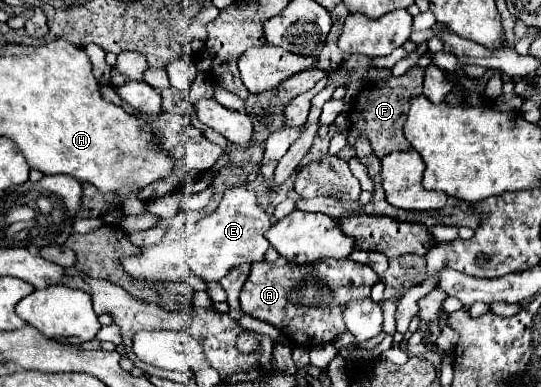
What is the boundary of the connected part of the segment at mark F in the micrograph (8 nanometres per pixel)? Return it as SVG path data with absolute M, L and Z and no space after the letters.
M416 64L402 76L390 76L384 80L374 82L374 86L360 98L360 106L350 108L350 130L348 130L348 144L354 144L360 134L366 134L372 150L378 158L384 158L386 154L392 154L396 150L408 150L410 142L402 134L402 126L406 122L406 114L410 108L410 98L422 94L422 82L424 82L424 70Z

